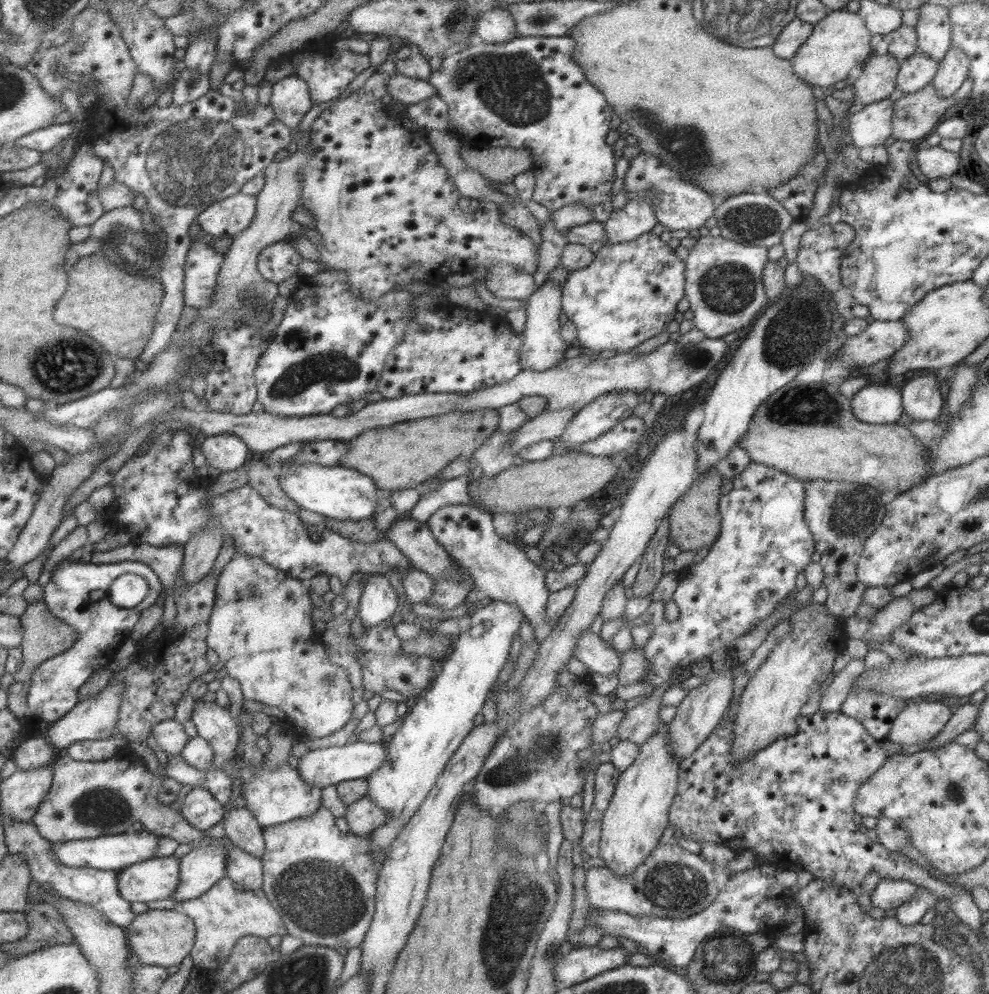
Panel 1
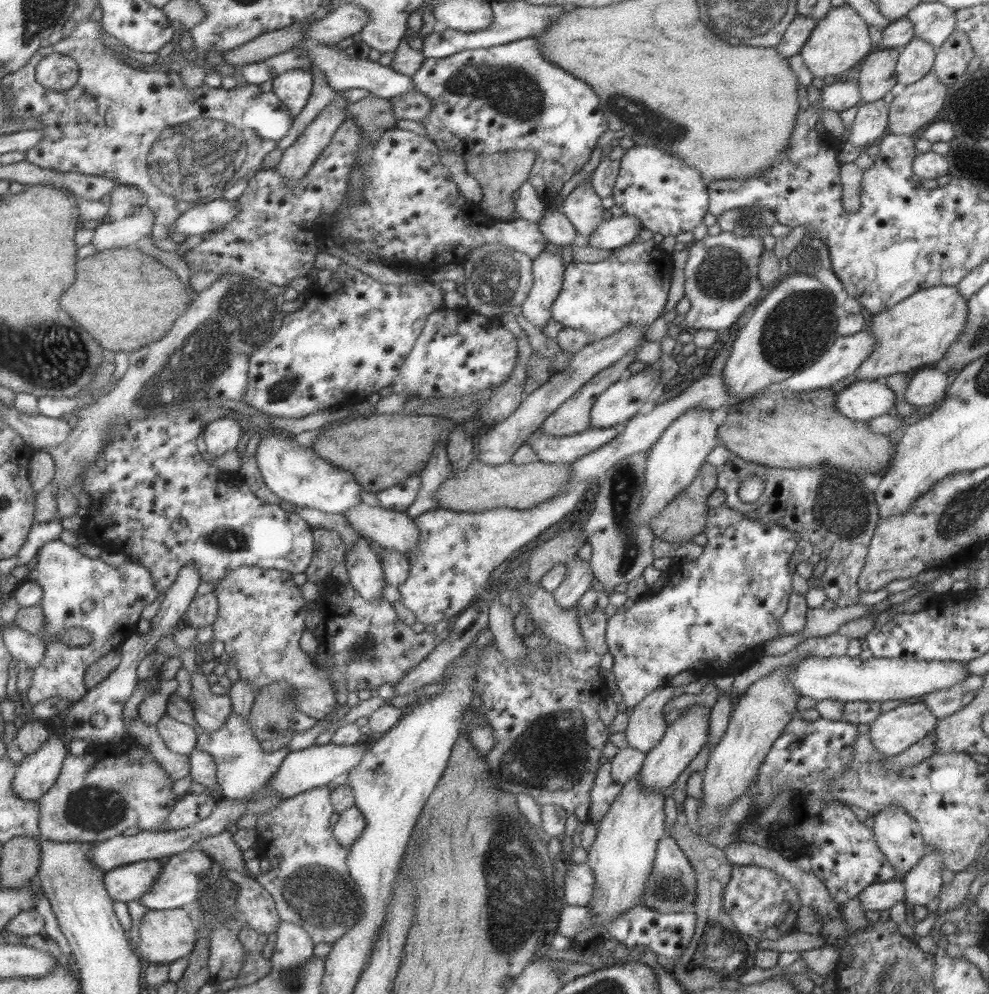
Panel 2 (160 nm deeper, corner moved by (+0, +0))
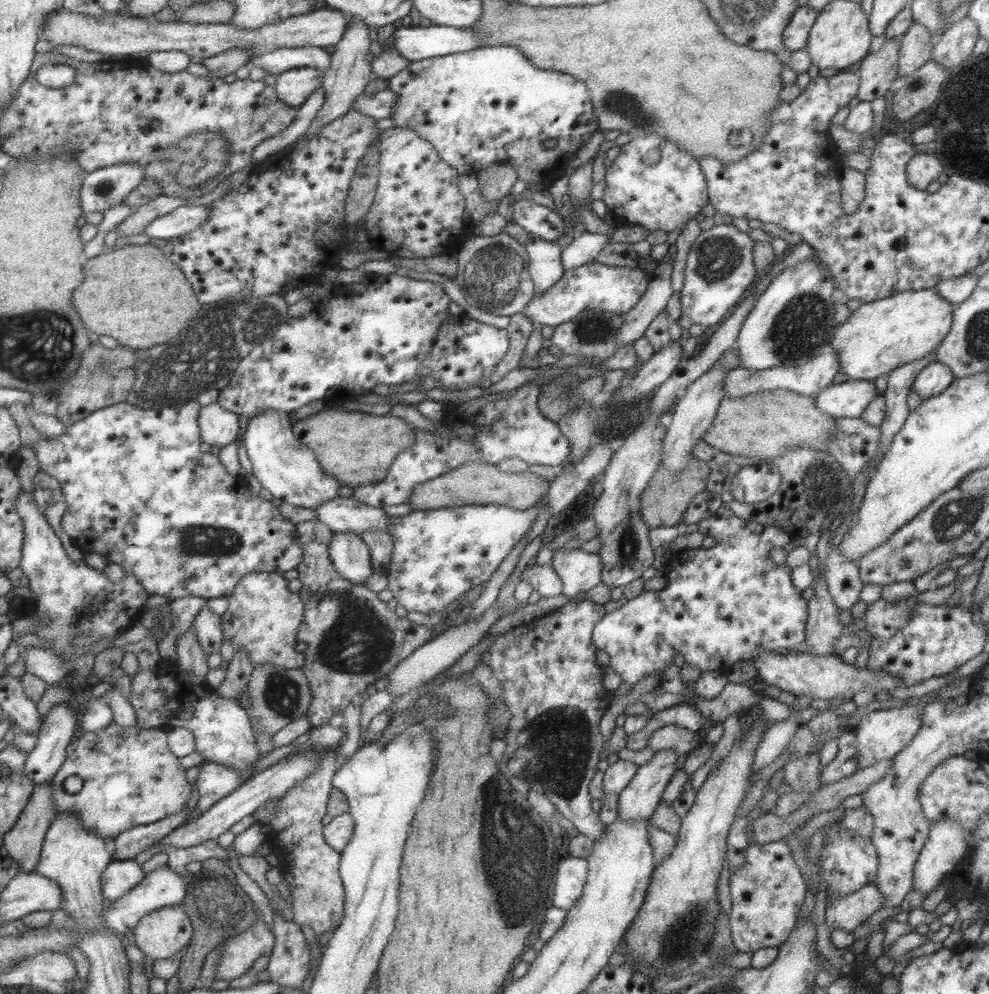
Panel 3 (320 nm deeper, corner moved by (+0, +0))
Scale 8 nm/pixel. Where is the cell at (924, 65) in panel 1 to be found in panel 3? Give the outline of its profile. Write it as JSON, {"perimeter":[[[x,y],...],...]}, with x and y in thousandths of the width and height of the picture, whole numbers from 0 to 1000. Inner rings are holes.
{"perimeter":[[[922,21],[913,36],[909,38],[908,76],[920,75],[937,59],[941,59],[942,48],[945,44],[937,28],[929,22]]]}

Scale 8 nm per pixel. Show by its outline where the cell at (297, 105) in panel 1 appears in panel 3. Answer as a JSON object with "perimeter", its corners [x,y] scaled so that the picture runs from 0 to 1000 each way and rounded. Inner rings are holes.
{"perimeter":[[[314,67],[293,68],[279,76],[279,96],[289,106],[304,107],[325,87],[326,71]]]}

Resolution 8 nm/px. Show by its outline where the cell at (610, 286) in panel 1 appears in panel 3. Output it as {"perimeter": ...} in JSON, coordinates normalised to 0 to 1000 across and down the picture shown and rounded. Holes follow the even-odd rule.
{"perimeter":[[[600,262],[583,270],[570,273],[567,280],[543,295],[532,304],[528,315],[542,328],[560,329],[570,325],[587,313],[600,312],[619,314],[621,317],[632,316],[654,290],[657,278],[652,277],[645,269],[616,268]]]}

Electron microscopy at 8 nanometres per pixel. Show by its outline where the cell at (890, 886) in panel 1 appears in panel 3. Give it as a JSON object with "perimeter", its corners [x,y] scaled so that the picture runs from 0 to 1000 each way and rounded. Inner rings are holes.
{"perimeter":[[[877,889],[858,900],[840,904],[834,912],[834,930],[838,935],[861,939],[892,911],[892,901],[887,892]]]}

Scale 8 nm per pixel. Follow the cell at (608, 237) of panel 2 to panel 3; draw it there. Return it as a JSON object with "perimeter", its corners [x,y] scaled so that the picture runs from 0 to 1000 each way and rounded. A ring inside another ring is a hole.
{"perimeter":[[[589,232],[568,251],[566,256],[568,271],[572,273],[600,263],[607,252],[616,244],[616,238],[613,235]]]}

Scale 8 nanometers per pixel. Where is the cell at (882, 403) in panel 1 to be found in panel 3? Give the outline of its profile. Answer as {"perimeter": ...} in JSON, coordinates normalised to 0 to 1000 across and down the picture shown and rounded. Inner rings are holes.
{"perimeter":[[[860,382],[840,385],[824,397],[824,410],[840,421],[867,421],[886,400],[884,384]]]}

